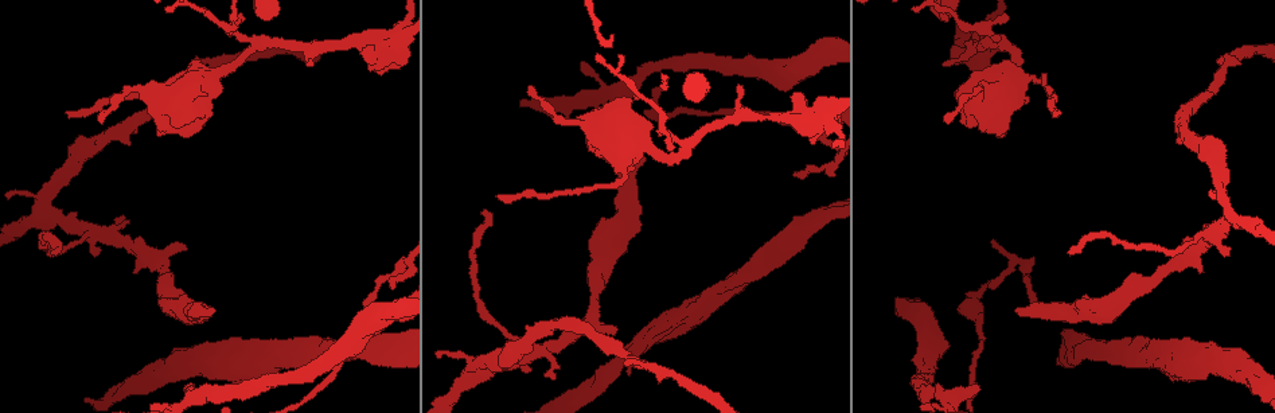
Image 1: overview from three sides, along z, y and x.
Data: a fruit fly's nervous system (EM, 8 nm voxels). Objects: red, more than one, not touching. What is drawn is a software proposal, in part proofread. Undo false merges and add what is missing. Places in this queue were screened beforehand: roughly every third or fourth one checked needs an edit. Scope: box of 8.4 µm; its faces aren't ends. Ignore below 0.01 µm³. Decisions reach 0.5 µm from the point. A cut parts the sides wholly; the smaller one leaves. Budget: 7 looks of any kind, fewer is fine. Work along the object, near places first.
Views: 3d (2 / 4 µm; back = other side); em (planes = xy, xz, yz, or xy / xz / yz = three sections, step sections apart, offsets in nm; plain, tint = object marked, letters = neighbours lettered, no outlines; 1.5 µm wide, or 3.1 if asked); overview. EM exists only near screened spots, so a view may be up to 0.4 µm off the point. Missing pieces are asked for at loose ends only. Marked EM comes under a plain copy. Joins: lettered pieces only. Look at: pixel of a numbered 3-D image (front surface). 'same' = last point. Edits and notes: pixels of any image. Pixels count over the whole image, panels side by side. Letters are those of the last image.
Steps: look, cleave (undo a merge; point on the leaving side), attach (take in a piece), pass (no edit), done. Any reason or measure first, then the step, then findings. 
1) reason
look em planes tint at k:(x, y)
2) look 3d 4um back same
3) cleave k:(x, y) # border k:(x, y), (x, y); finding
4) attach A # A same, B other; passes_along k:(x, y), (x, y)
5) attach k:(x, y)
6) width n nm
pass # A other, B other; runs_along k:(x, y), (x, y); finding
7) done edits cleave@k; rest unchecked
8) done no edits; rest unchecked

branch stops here
look 3d 2um back at 1:(187, 385)

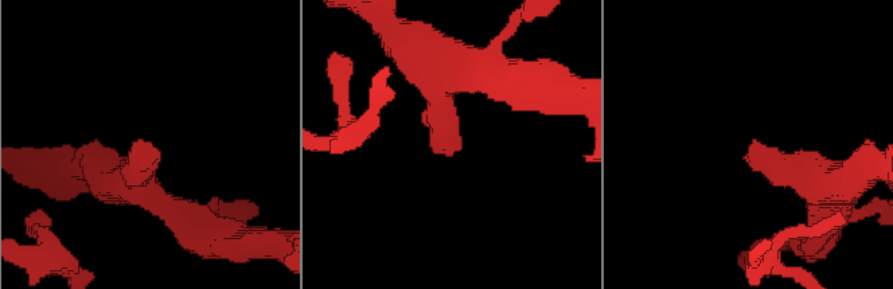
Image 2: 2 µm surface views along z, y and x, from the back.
look em yz step 4 letters at 2:(456, 149)

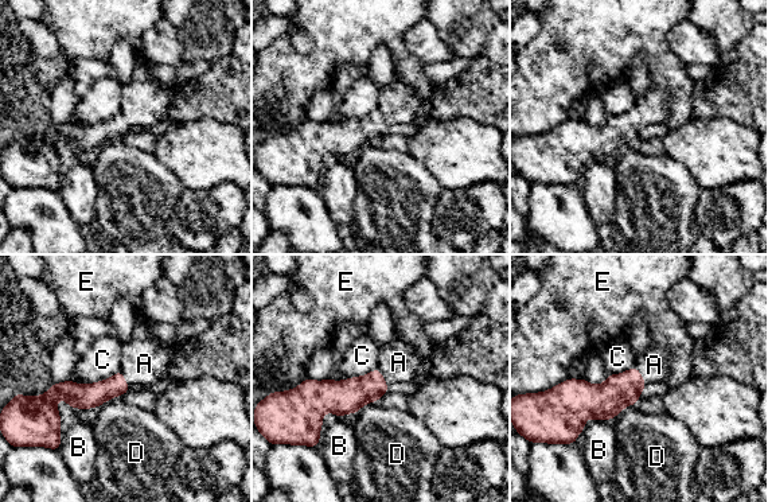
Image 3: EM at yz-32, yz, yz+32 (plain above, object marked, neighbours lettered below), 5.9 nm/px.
width 130 nm
attach A # A same, B other, C other, D other, E other; passes_along 3:(94, 395), (124, 378), (144, 364); the neuron continues

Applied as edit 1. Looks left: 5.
redraw
look overview

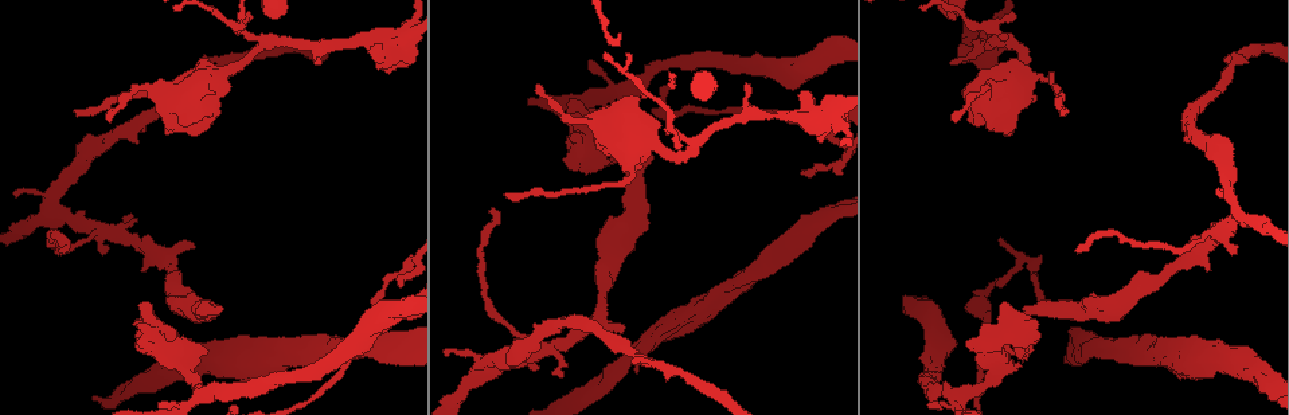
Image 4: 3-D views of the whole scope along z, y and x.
an open end
look 3d 4um at 4:(1027, 309)

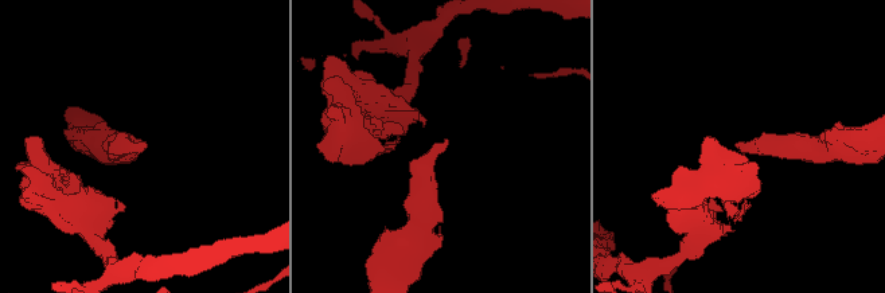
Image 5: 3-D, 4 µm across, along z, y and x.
shape alone is not enough
look em xz step 8 letters at 5:(144, 144)

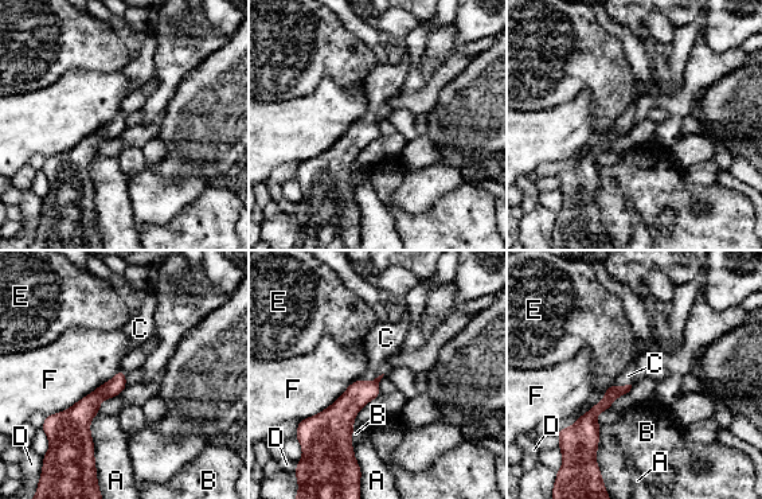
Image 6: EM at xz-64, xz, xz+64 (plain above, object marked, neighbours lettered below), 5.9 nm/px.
cut it another way
look em planes letters same

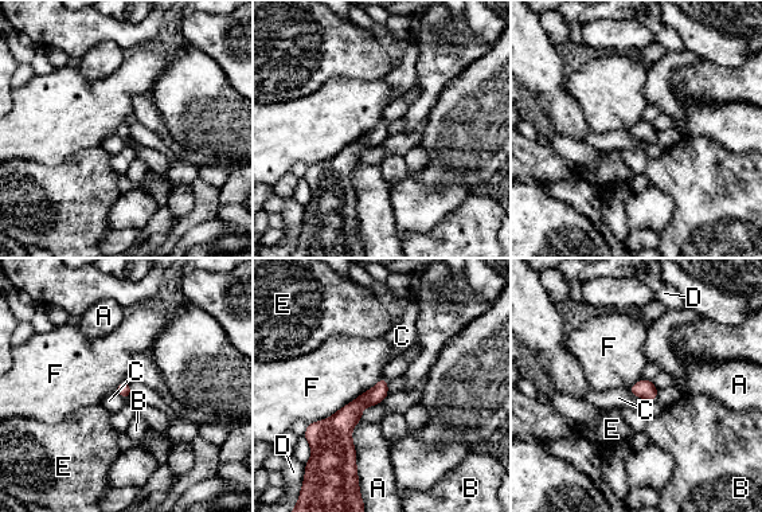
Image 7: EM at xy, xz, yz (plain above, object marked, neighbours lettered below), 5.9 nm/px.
attach C # A other, B other, C same, D other, E other, F other; passes_along 7:(644, 389), (636, 395), (618, 398); the neuron continues

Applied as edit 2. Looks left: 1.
done edits attach@3, attach@7; rest unchecked

